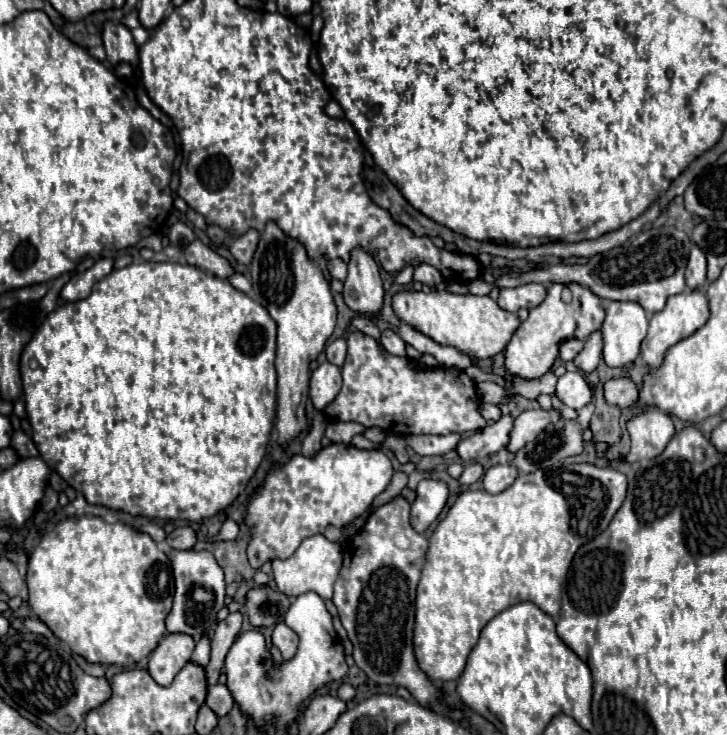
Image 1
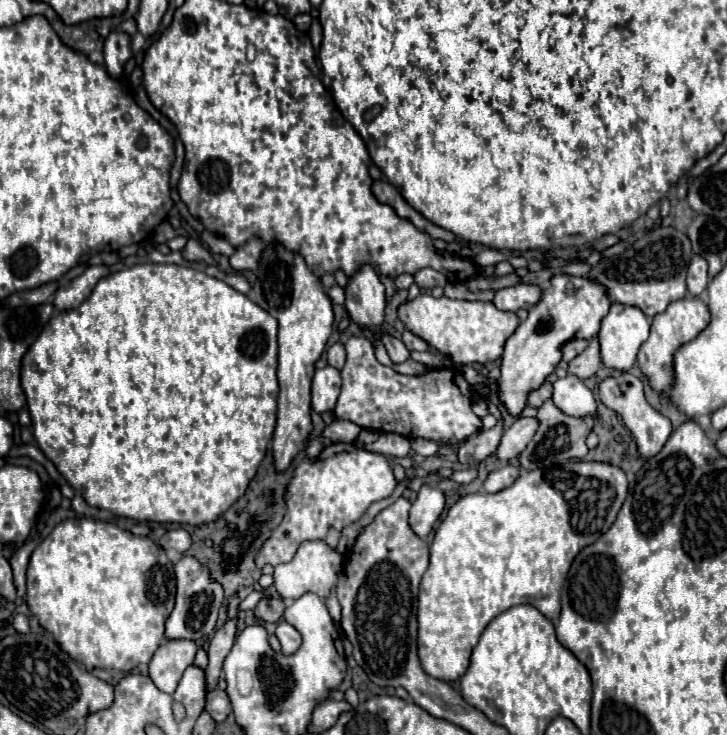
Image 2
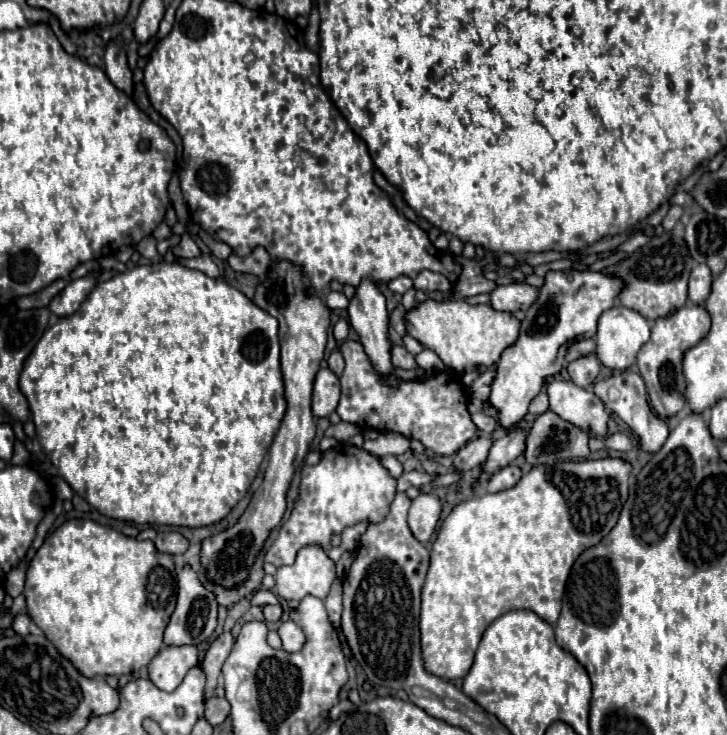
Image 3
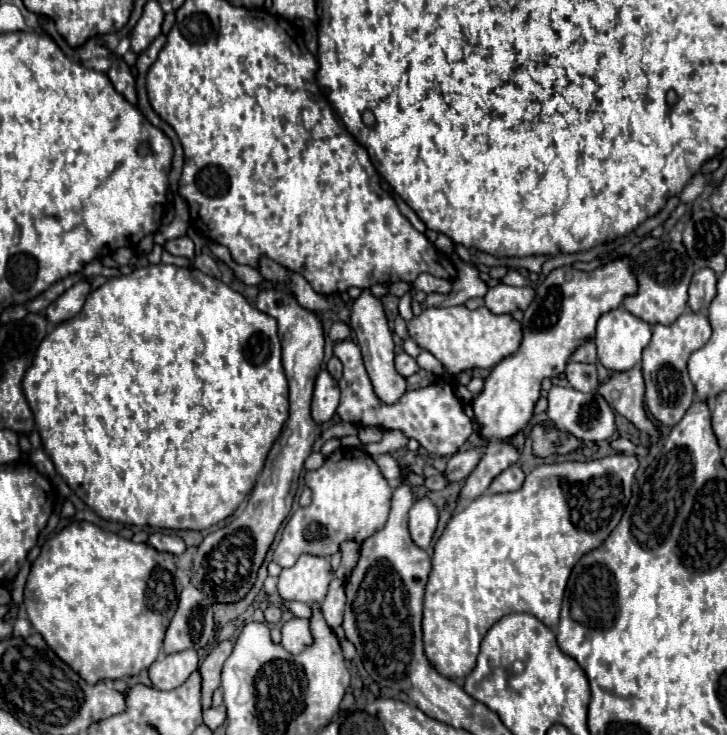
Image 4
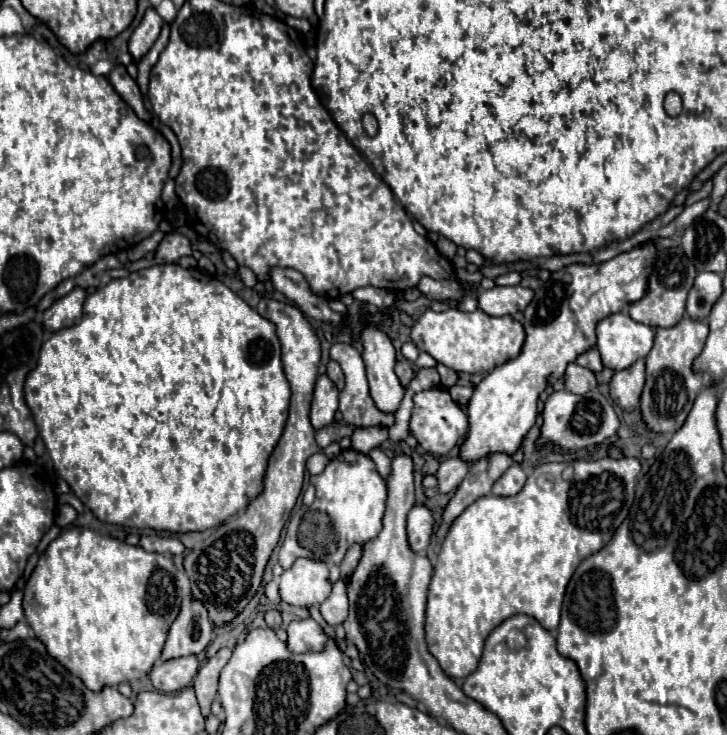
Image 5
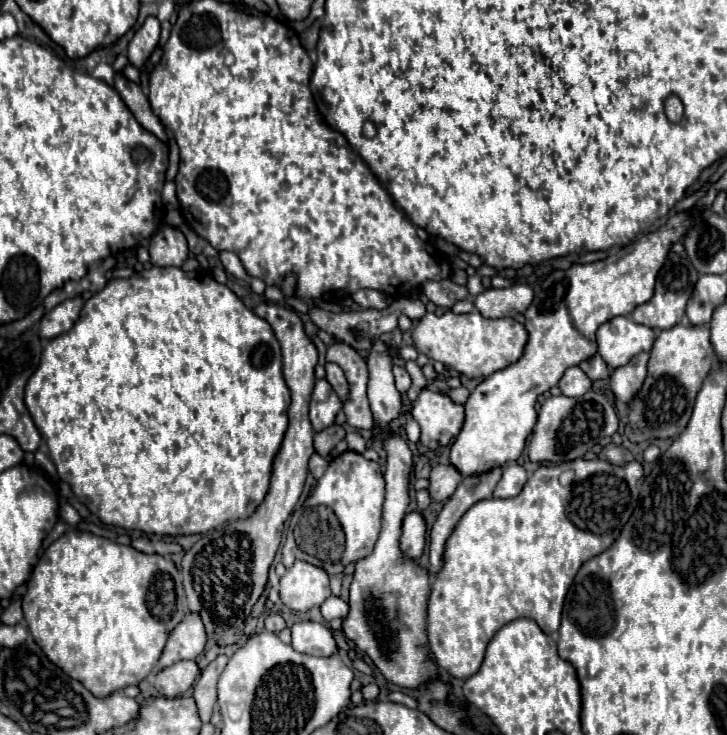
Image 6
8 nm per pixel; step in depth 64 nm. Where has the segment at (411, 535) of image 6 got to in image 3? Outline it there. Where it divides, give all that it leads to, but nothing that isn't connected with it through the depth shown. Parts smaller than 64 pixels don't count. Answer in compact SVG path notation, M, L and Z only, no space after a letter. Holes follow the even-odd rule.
M420 492L420 496L416 500L412 500L412 508L408 514L408 526L410 526L412 534L416 536L416 540L420 540L422 544L426 544L430 540L430 536L440 520L440 512L442 512L442 504L436 494Z

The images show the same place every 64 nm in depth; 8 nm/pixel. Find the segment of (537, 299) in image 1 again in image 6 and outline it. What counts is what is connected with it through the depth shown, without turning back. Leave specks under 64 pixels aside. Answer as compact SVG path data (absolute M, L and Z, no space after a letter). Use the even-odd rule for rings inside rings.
M514 284L510 288L490 288L476 296L474 306L484 318L502 318L526 312L532 302L532 288L526 284Z

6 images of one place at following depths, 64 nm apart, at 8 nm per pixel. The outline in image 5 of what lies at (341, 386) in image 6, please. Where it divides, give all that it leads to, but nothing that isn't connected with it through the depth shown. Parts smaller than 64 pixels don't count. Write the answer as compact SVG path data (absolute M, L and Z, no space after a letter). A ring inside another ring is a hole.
M330 360L326 368L328 368L328 378L330 378L338 388L342 388L342 386L344 386L344 374L342 374L340 364L338 364L336 360Z

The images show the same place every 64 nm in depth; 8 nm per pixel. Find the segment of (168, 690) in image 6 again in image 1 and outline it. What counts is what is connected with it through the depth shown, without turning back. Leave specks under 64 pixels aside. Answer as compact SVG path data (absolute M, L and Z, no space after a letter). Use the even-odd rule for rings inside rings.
M182 632L166 634L160 644L150 654L148 672L160 686L170 686L174 676L184 668L194 650L192 636L184 636Z

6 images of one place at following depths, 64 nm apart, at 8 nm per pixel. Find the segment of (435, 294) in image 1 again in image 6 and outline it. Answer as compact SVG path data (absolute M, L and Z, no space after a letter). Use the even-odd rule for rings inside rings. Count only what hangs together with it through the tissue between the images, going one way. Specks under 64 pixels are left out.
M448 310L442 316L426 312L412 330L412 340L416 350L426 354L428 358L442 362L468 378L486 378L514 364L522 356L528 342L528 332L514 318L490 320L480 316L480 312L454 314L452 310Z

